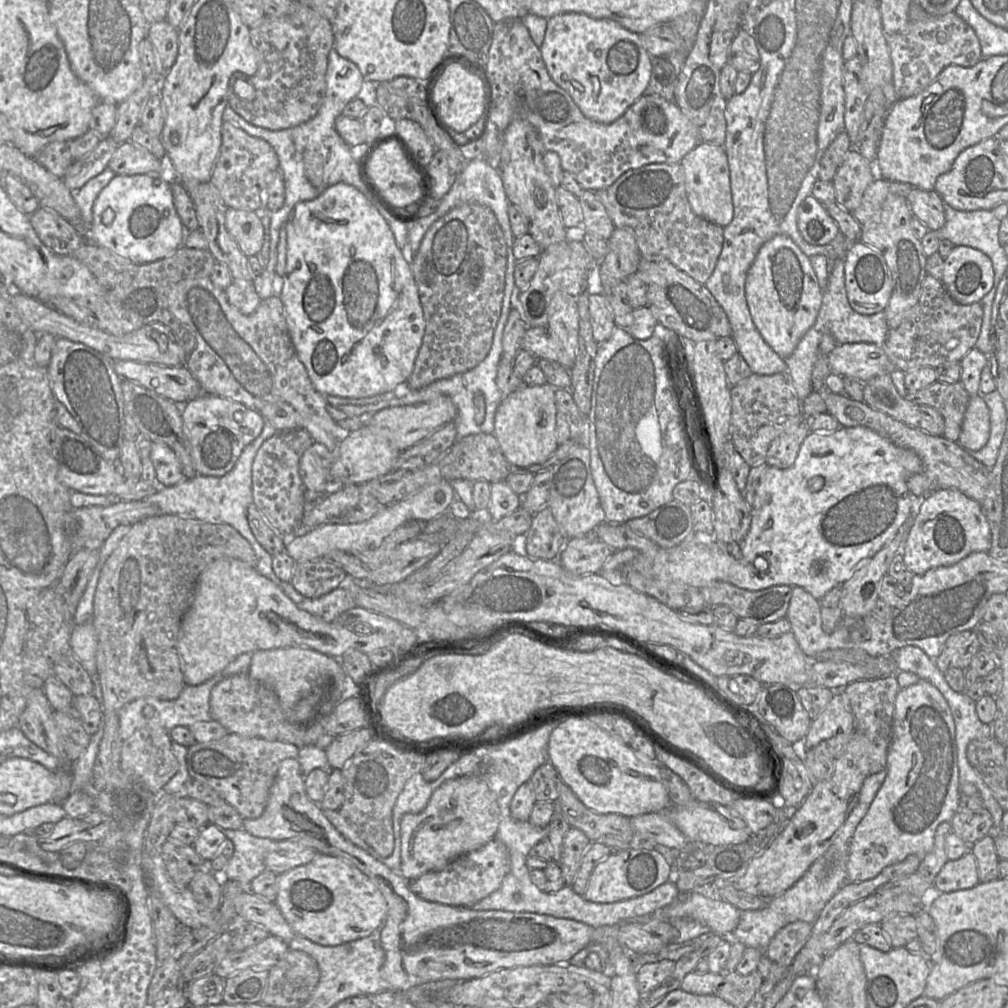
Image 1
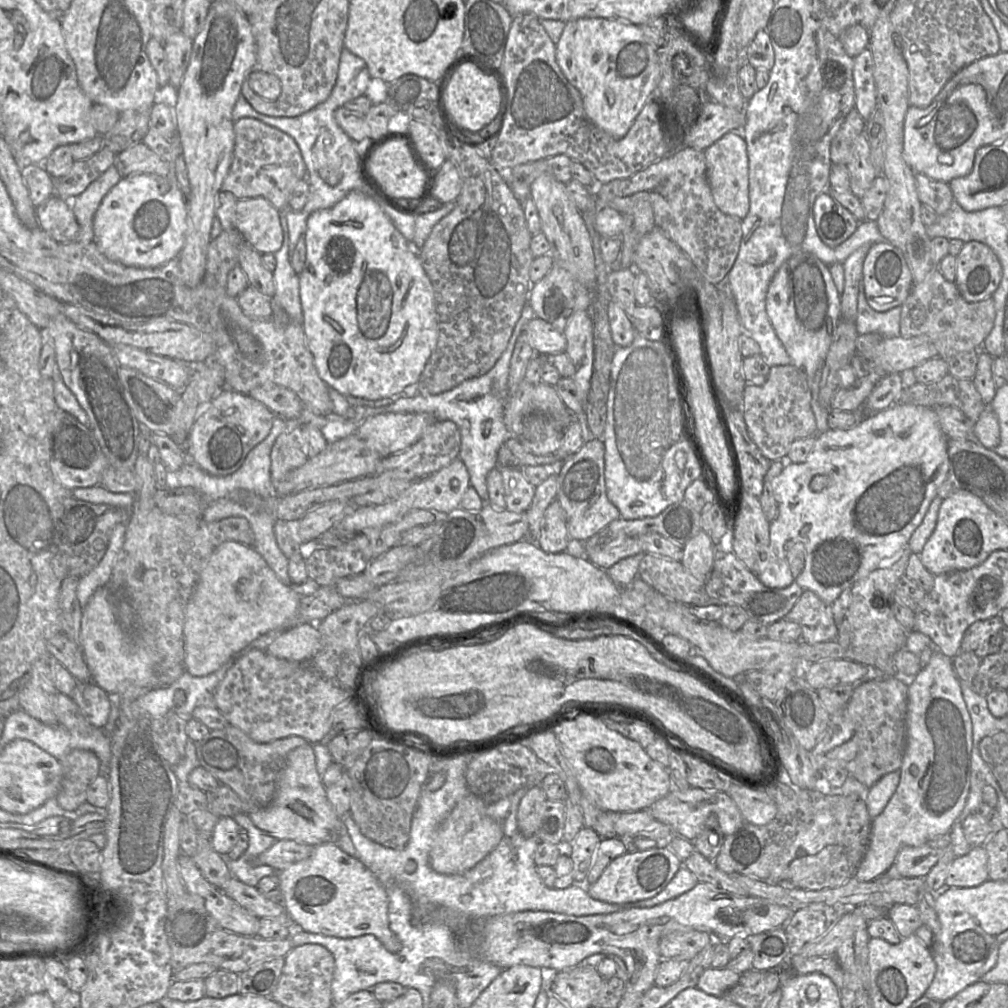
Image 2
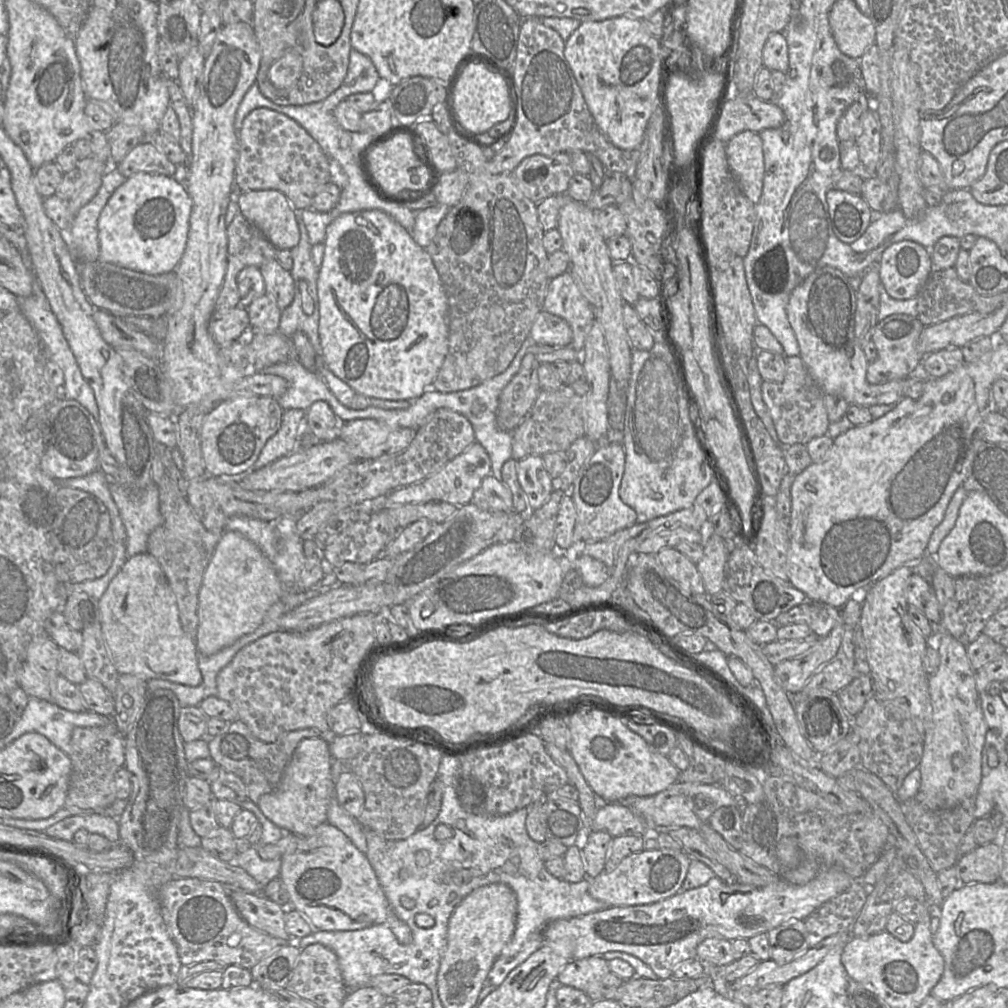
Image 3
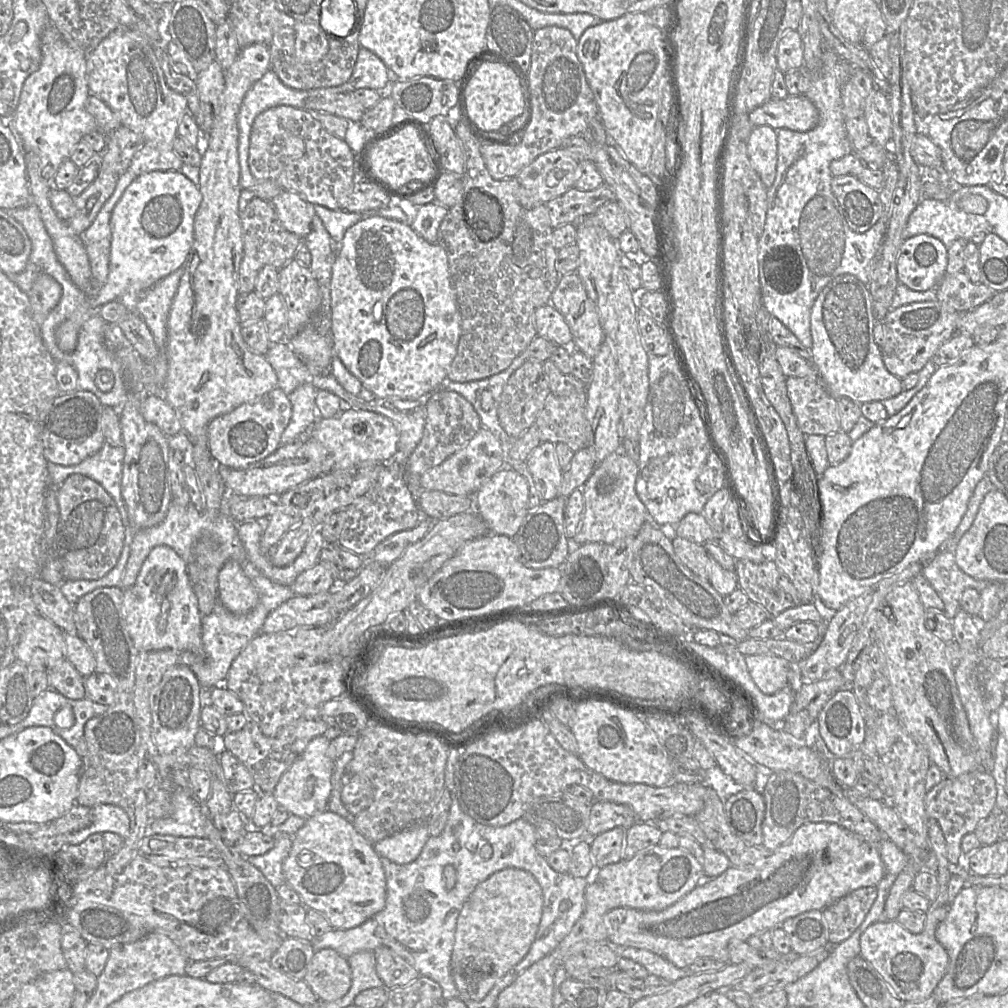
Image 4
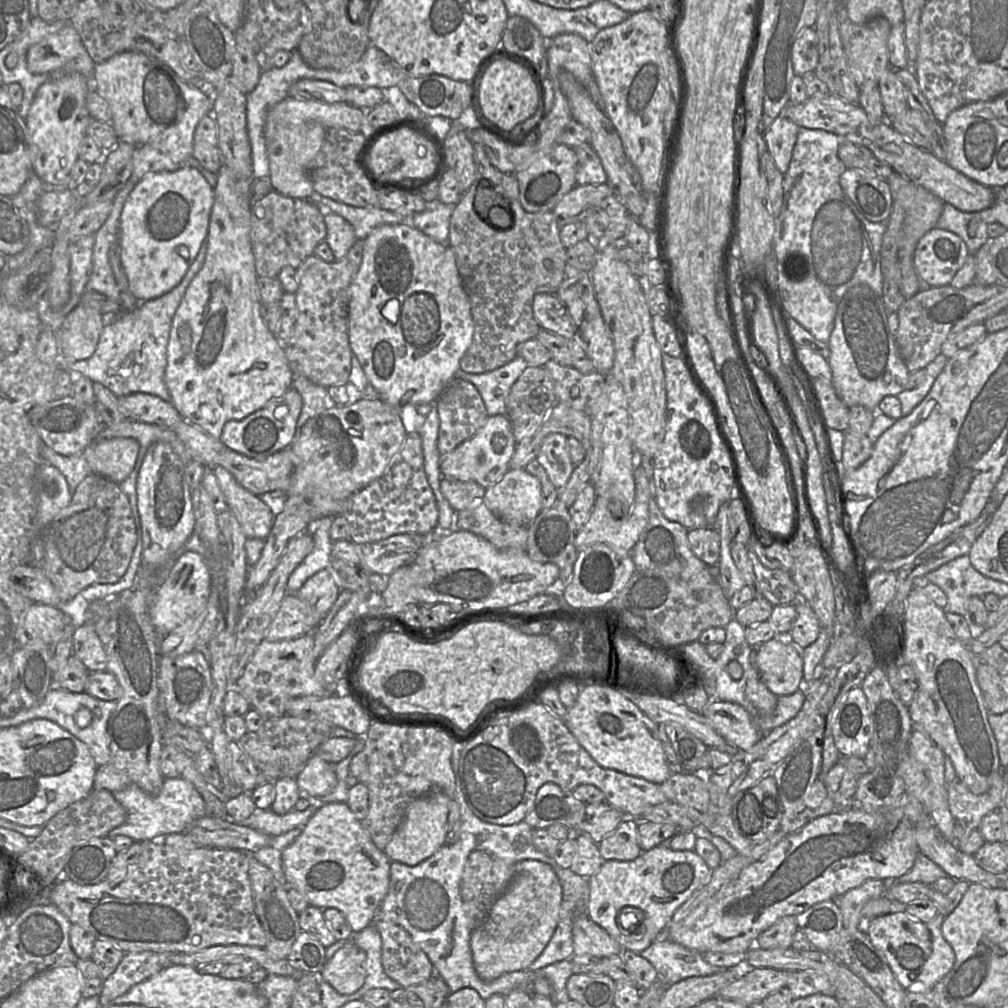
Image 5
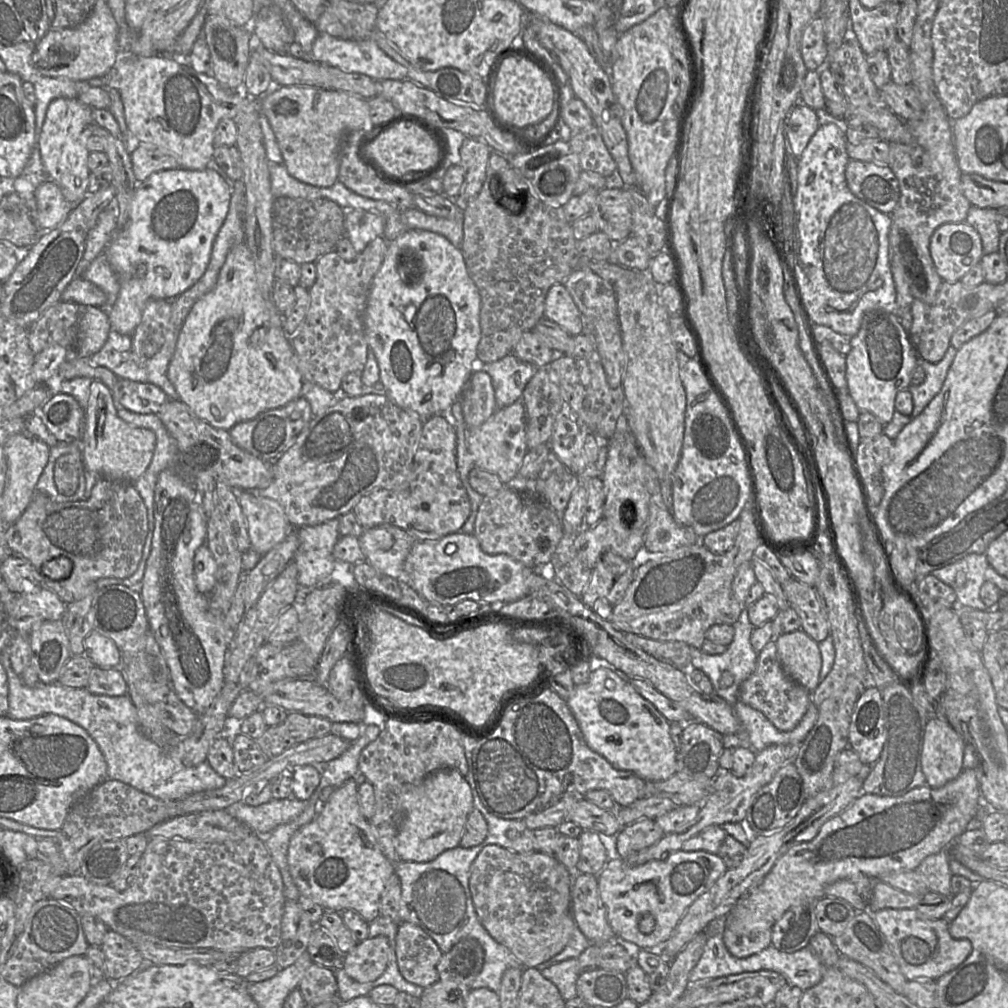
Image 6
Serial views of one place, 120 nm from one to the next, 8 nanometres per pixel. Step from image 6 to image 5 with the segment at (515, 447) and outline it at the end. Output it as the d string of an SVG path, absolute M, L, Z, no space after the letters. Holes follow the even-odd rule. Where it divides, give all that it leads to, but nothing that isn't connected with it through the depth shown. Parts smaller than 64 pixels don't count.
M507 415L488 417L476 434L464 441L451 453L440 456L440 471L443 478L473 481L488 488L498 483L510 469L510 461L517 441Z

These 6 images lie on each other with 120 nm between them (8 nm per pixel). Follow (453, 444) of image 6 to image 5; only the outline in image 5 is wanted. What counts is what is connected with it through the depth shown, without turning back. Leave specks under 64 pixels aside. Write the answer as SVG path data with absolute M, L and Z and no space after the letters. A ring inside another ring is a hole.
M412 432L407 435L397 455L397 462L392 465L385 475L348 499L348 509L345 510L342 515L350 526L350 541L359 546L379 542L398 534L412 533L428 535L436 531L438 527L439 511L435 494L429 485L424 470L422 439L418 432Z

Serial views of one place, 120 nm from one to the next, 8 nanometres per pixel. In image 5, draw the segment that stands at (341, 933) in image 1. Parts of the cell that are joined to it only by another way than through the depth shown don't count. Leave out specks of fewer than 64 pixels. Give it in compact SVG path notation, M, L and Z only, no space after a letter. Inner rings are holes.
M344 802L319 806L302 827L301 834L283 850L282 864L288 887L303 894L314 907L322 910L335 908L341 911L354 933L373 923L389 889L391 860L374 844L361 821L355 817L347 803Z

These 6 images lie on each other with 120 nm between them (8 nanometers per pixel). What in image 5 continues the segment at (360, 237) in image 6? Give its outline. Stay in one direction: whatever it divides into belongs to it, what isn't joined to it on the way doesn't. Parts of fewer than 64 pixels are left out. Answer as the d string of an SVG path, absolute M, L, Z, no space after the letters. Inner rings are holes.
M334 213L324 215L327 229L325 242L331 248L335 260L341 260L356 243L355 231L350 223Z

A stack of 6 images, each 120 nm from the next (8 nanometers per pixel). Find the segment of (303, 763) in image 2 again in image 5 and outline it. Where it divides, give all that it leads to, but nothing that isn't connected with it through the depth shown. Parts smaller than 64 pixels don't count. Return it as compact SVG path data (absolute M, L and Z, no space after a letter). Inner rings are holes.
M313 753L296 776L301 798L320 798L329 794L337 784L335 764Z

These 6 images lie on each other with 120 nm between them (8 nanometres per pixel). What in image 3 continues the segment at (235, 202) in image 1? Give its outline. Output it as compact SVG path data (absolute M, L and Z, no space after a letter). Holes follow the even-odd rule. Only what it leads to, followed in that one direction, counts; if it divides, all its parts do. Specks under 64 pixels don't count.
M268 108L251 111L244 118L237 139L234 187L240 193L280 191L299 212L310 208L318 190L331 182L329 157L301 125L280 112Z

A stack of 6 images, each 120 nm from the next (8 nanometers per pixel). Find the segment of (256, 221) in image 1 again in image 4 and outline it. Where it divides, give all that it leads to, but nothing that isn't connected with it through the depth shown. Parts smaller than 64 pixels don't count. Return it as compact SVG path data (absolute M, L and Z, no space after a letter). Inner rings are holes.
M282 191L270 202L280 222L289 232L303 239L308 236L315 215L314 205L299 194L289 191Z

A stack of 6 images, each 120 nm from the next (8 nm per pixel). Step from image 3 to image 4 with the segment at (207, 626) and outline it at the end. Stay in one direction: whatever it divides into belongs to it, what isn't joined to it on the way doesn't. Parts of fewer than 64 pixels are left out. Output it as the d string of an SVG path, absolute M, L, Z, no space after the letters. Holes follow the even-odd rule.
M227 561L219 572L218 600L223 607L235 614L251 611L258 602L255 586L236 561Z

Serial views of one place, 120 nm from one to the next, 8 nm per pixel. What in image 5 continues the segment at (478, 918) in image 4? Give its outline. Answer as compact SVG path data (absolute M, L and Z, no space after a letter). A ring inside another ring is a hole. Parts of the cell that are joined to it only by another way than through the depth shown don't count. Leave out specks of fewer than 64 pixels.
M536 860L514 865L514 875L506 890L491 906L485 920L471 933L470 948L477 975L483 981L528 967L550 941L559 921L562 887L553 868Z

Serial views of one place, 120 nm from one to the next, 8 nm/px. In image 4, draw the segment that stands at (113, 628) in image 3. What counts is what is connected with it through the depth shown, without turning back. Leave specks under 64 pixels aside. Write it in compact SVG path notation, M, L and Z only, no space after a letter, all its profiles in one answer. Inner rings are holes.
M157 547L150 552L135 584L124 591L122 610L140 653L173 649L182 654L199 649L203 618L187 574L187 562L175 551Z

